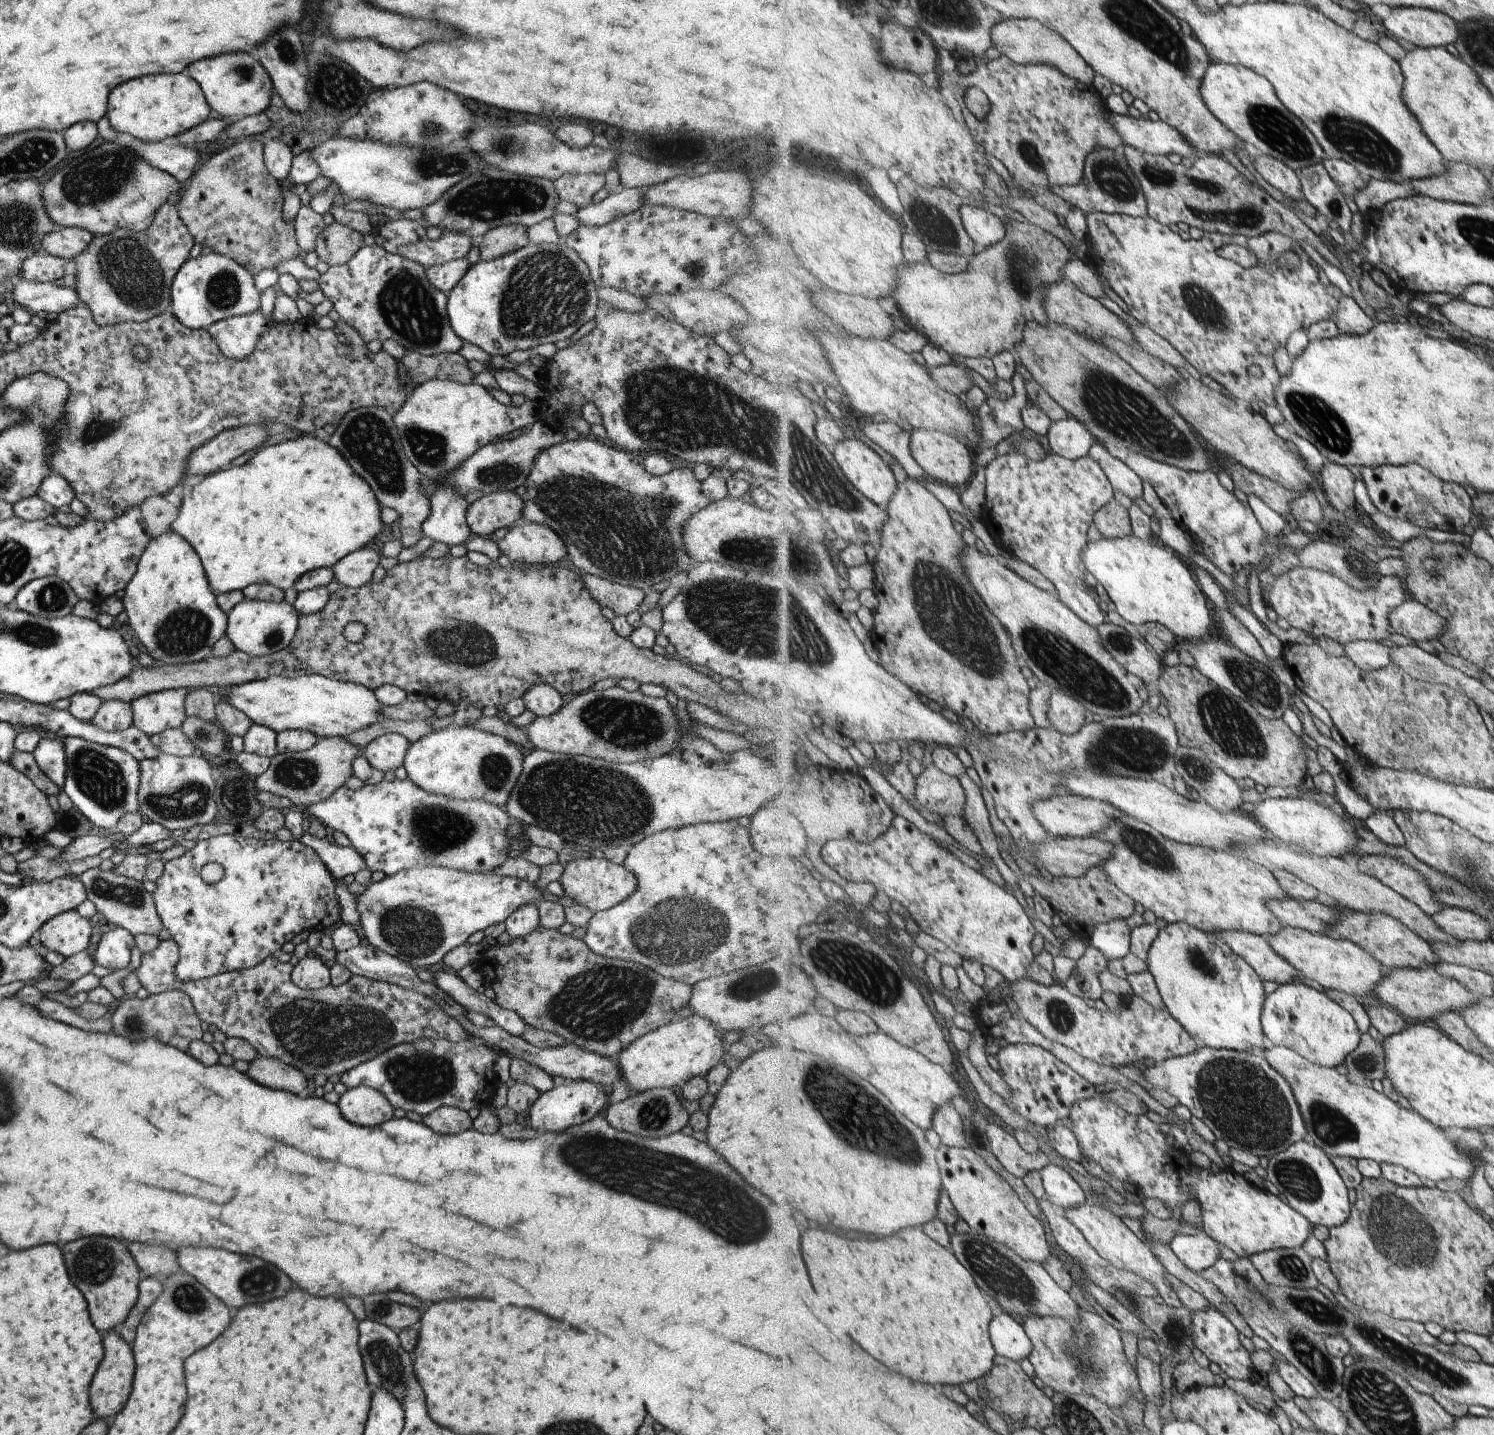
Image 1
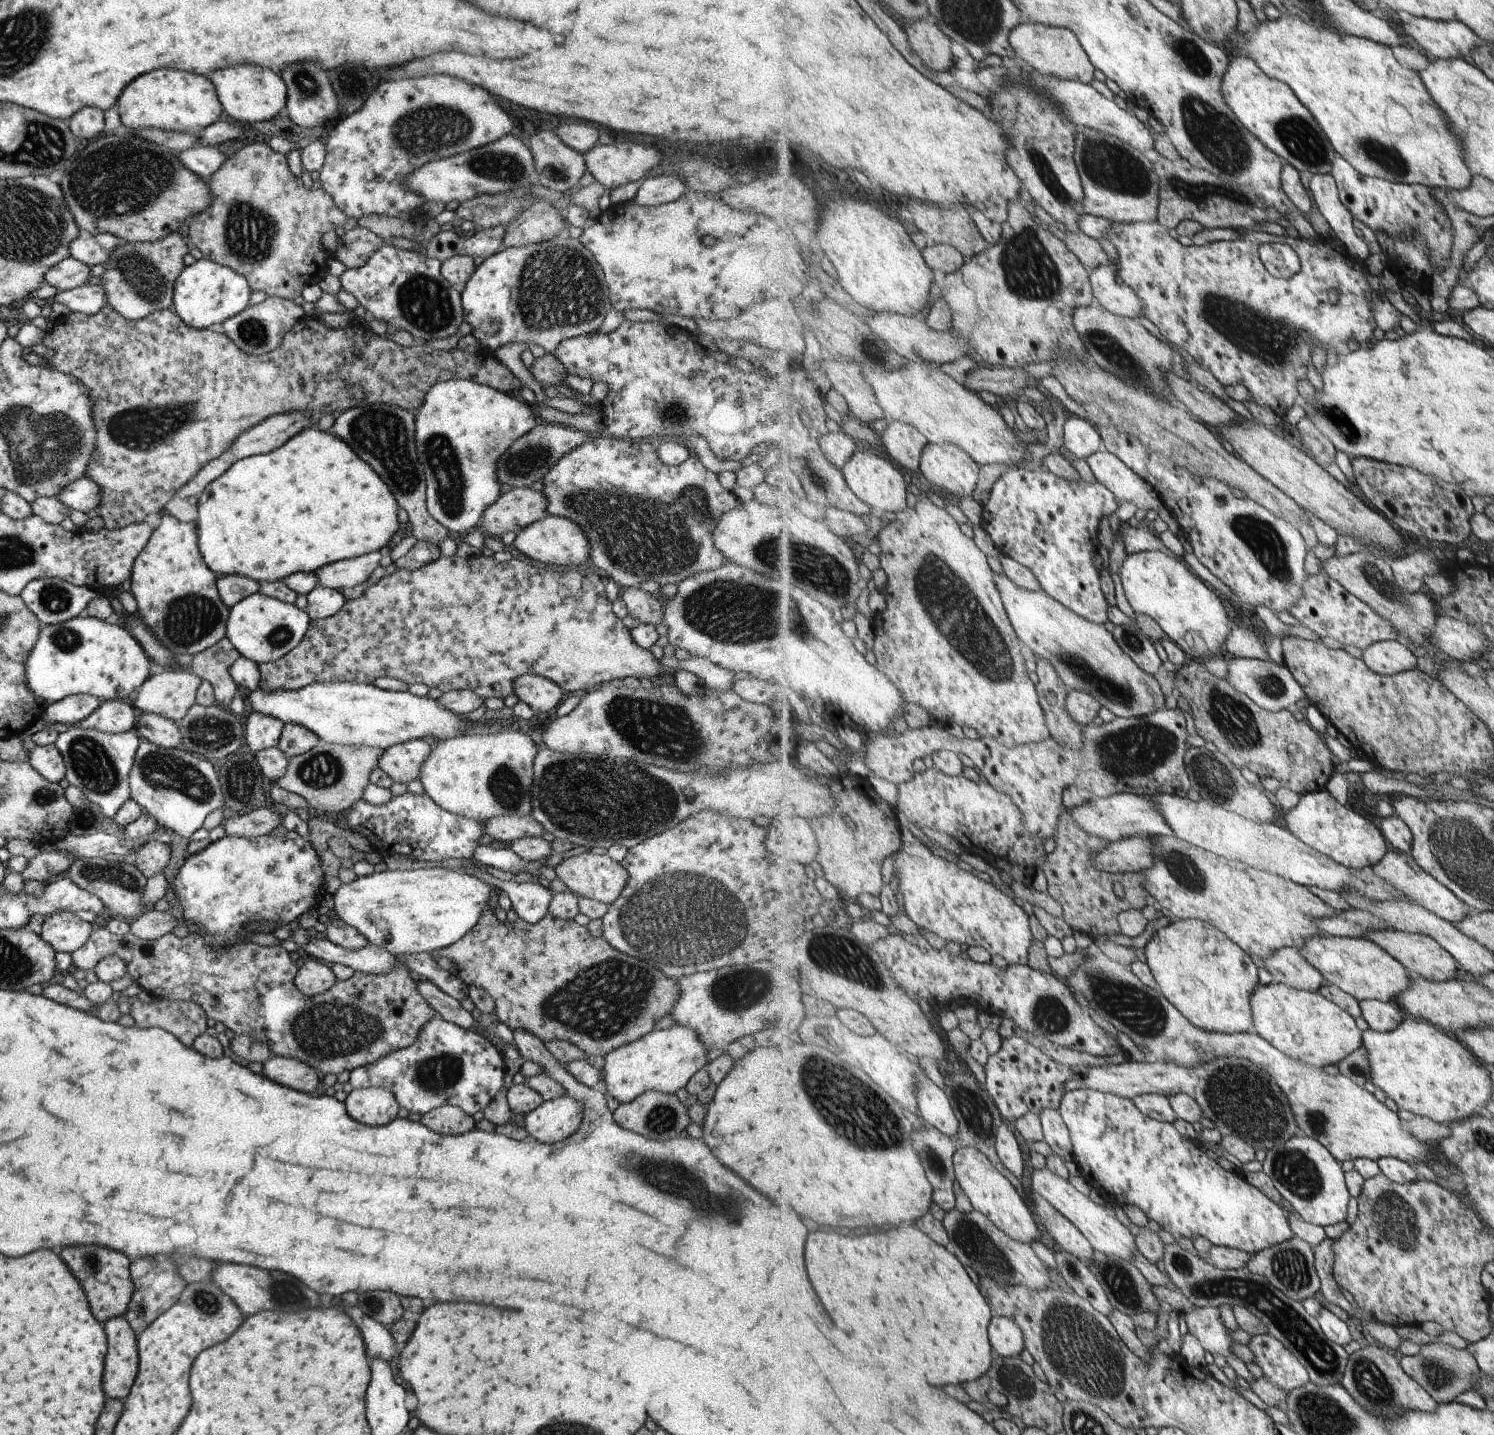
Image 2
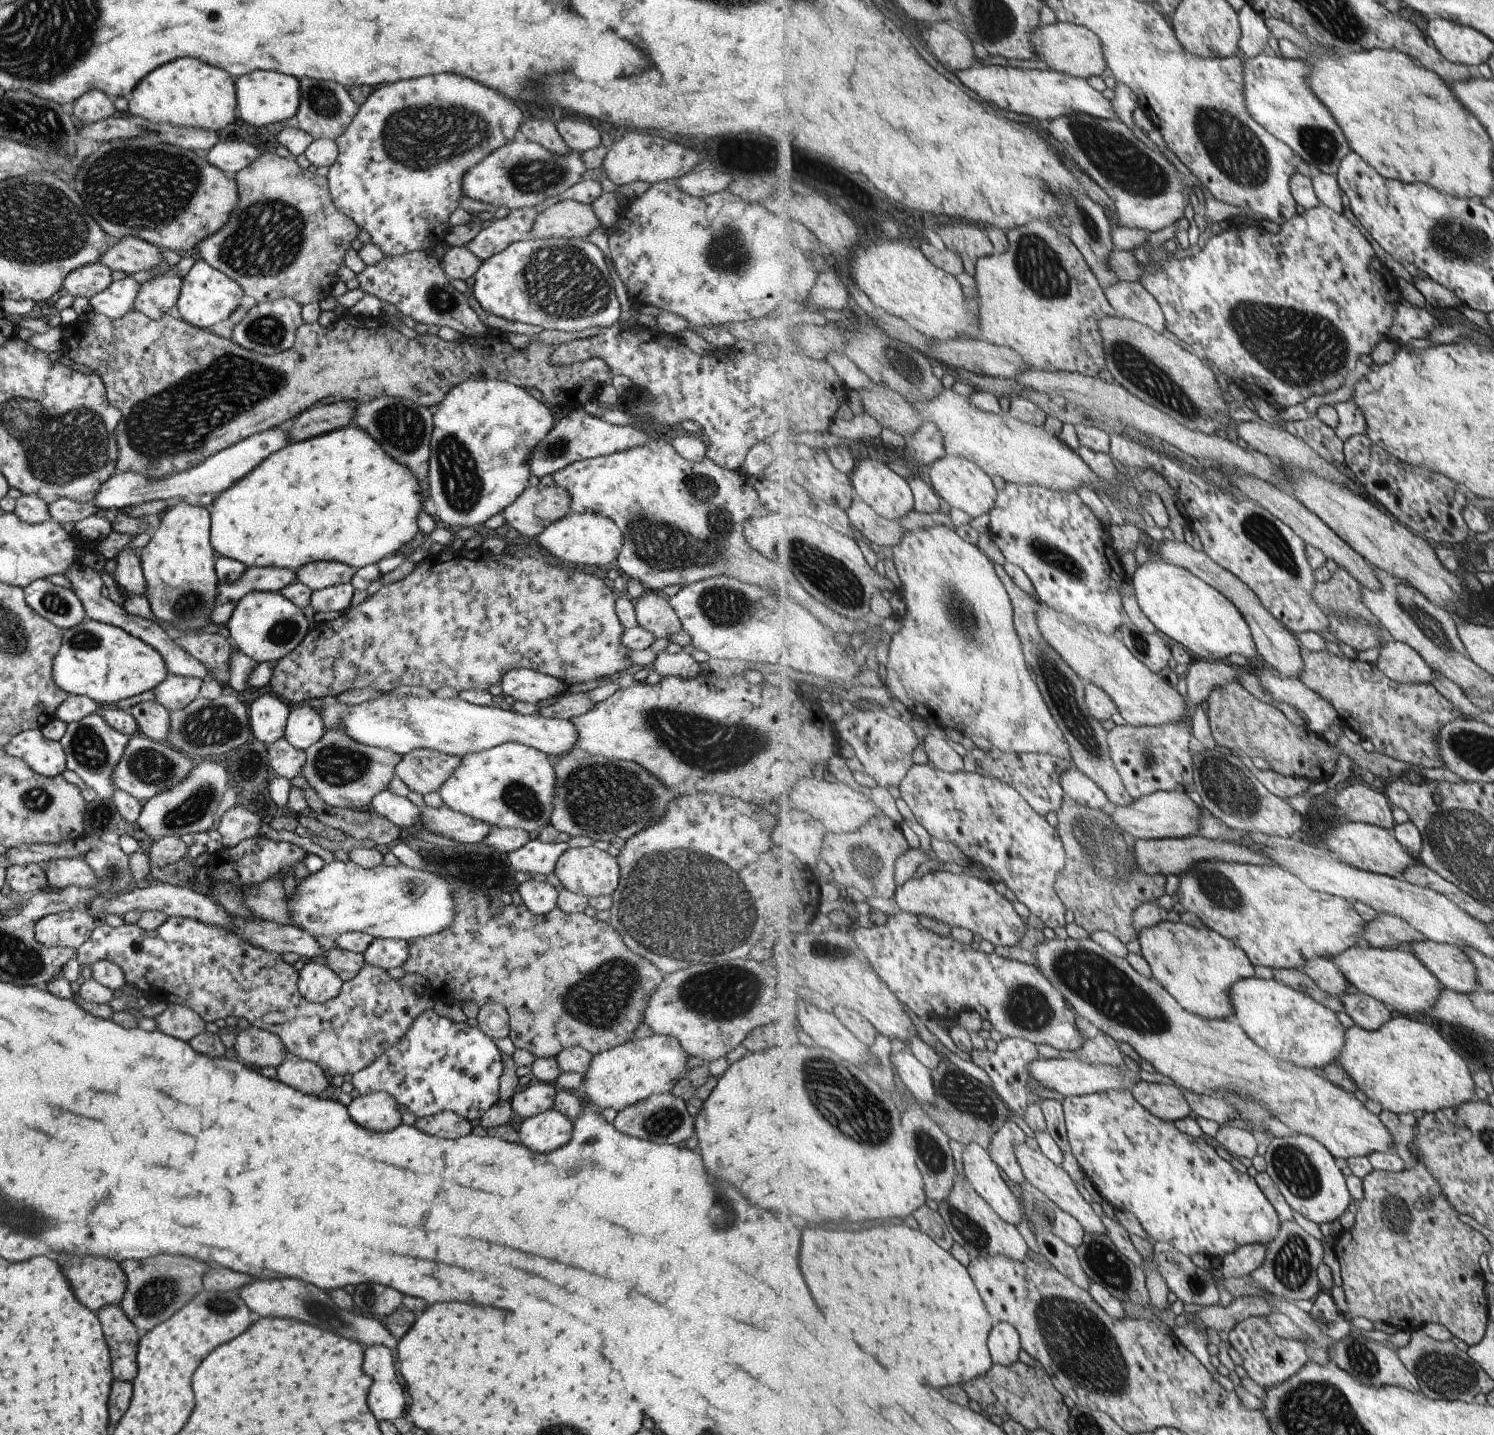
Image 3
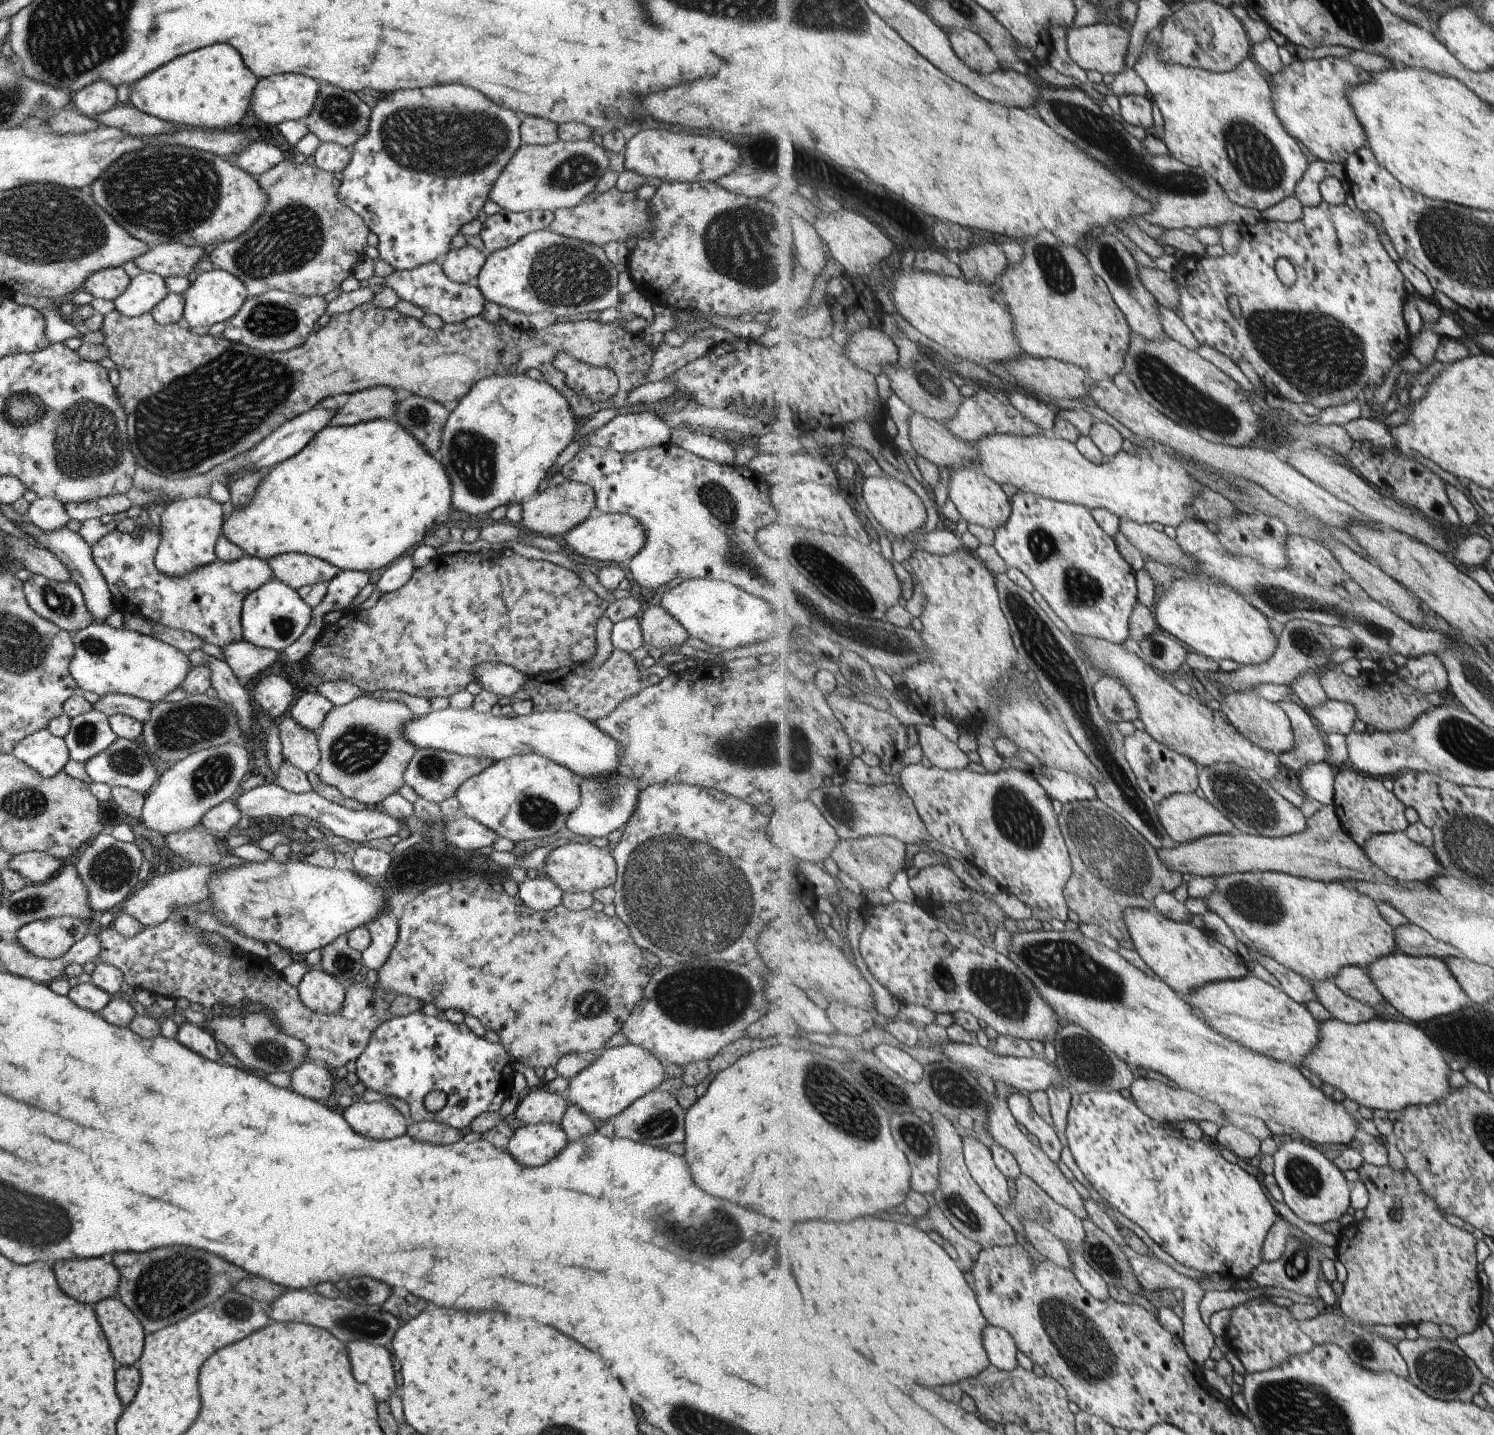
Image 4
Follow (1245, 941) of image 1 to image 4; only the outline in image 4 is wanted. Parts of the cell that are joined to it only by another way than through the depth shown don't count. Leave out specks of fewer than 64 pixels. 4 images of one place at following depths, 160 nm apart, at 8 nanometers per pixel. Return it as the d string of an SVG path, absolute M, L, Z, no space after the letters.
M1347 967L1342 970L1335 982L1345 994L1371 1005L1379 1013L1385 1011L1384 1006L1386 1008L1389 1006L1389 1002L1387 1002L1384 994L1379 990L1370 972L1365 967Z

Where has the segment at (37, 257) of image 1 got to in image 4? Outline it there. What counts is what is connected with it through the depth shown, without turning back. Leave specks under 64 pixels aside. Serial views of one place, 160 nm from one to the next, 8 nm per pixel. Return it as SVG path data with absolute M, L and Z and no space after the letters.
M121 267L106 268L87 277L81 289L85 289L85 292L92 294L94 298L112 301L125 292L129 281Z

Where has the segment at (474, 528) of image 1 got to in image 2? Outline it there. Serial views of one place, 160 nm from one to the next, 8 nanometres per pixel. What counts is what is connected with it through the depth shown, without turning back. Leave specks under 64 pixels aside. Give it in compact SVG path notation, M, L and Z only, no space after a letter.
M530 487L507 488L493 504L482 512L479 527L485 537L499 538L501 534L509 531L519 534L527 525L533 524L547 515L547 505L547 497Z

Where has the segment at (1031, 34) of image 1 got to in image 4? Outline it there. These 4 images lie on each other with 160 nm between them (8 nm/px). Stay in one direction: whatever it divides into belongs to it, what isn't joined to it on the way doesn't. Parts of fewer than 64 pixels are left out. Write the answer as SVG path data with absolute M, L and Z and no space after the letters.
M1095 23L1086 27L1069 28L1067 35L1067 52L1070 58L1083 70L1096 70L1103 74L1116 75L1125 70L1125 58L1132 41L1132 32L1123 25L1115 23Z

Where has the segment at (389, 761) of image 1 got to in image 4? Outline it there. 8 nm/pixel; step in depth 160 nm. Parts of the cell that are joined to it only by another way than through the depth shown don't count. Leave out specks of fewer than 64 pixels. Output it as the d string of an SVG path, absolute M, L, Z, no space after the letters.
M417 748L406 766L403 780L404 784L410 786L421 798L440 803L453 797L463 782L491 766L492 762L495 761L484 756L463 756L439 749Z

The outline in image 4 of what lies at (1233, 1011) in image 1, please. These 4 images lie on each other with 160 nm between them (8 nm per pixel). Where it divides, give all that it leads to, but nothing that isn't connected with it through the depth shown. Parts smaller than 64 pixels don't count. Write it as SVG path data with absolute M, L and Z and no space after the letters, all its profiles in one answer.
M1127 907L1124 910L1130 938L1135 950L1173 990L1181 996L1190 995L1208 982L1217 982L1251 974L1245 960L1231 952L1227 946L1209 936L1205 930L1190 923L1180 923L1167 918L1157 907Z

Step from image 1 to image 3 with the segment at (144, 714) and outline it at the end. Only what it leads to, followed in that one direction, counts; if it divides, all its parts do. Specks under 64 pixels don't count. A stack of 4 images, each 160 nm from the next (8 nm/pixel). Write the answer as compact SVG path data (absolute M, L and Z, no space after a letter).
M167 675L152 692L155 701L169 712L187 706L191 700L199 696L197 693L199 686L201 686L201 679L198 676Z

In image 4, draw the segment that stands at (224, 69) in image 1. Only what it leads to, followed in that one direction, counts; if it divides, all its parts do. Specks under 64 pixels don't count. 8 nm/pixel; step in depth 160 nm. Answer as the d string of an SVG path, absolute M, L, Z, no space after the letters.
M299 74L271 75L257 81L252 90L249 110L265 124L278 125L283 121L305 120L318 96L318 88L319 83L307 76L299 76Z

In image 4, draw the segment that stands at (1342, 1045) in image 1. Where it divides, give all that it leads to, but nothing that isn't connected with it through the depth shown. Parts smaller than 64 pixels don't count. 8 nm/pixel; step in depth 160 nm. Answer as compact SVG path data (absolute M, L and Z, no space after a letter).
M1252 974L1208 982L1183 998L1199 1018L1227 1038L1284 1063L1297 1067L1303 1065L1304 1058L1312 1053L1320 1041L1320 1021L1305 1005L1299 1004L1283 989L1275 988Z

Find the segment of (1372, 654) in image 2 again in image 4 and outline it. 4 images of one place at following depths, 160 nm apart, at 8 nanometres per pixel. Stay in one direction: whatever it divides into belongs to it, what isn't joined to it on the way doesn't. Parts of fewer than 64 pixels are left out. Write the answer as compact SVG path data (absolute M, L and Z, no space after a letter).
M1425 655L1406 660L1406 664L1398 668L1397 675L1423 693L1444 695L1450 686L1450 674L1441 657Z

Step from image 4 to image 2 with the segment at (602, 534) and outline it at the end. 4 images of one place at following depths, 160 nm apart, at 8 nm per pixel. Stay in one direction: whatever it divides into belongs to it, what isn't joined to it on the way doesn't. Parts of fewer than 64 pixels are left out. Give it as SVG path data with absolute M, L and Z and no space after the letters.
M547 514L542 519L527 525L516 535L513 546L533 560L559 566L577 566L590 560L590 542L587 535L573 522L565 517Z

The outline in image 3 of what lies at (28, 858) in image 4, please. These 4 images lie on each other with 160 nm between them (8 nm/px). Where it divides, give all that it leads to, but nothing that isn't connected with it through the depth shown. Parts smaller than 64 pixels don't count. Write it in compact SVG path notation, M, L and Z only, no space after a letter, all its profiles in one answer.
M79 857L56 858L41 861L38 865L43 869L47 886L62 889L69 885L90 887L96 883L92 870Z

